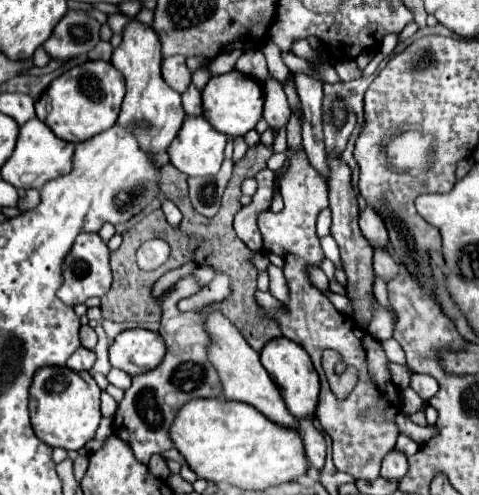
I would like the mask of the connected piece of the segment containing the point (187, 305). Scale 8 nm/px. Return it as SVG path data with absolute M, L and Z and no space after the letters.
M218 272L214 276L214 280L206 286L206 290L202 288L200 292L196 292L194 296L190 298L184 298L178 302L178 310L180 312L188 312L188 310L200 310L204 304L210 304L210 302L220 302L224 298L228 298L230 294L230 284L228 284L228 276Z

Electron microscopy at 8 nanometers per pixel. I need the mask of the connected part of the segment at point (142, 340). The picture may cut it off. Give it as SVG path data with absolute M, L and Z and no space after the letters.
M132 328L124 330L110 346L110 362L114 368L136 376L156 368L164 358L164 352L164 340L158 332Z

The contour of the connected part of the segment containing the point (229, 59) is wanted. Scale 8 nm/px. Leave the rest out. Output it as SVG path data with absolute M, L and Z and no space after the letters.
M233 50L219 54L208 66L210 76L220 76L234 69L235 63L243 51Z

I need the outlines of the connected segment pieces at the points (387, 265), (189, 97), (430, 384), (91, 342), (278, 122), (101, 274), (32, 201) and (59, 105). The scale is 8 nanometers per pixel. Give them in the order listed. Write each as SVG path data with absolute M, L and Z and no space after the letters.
M374 248L374 272L386 282L398 274L396 260L384 248Z
M193 83L181 95L182 107L186 115L202 116L201 92Z
M414 374L410 378L410 386L424 402L428 402L438 392L438 382L432 376L426 376L426 374Z
M82 326L80 328L80 342L84 348L92 350L96 346L96 332L90 326Z
M268 78L264 82L264 92L266 92L266 104L264 104L264 120L272 130L280 130L288 124L290 120L290 106L286 100L286 94L276 80Z
M82 232L76 238L72 250L64 258L62 276L64 276L64 282L58 290L58 298L68 306L76 306L80 302L86 302L92 296L102 298L108 292L108 288L112 284L112 274L110 274L110 264L108 264L108 246L102 242L102 238L98 234Z
M37 189L26 191L25 198L19 199L18 208L22 211L28 211L35 208L40 202L40 193Z
M88 60L66 70L48 86L44 96L36 100L36 116L44 120L56 136L78 144L108 130L118 120L124 94L124 78L110 62Z

